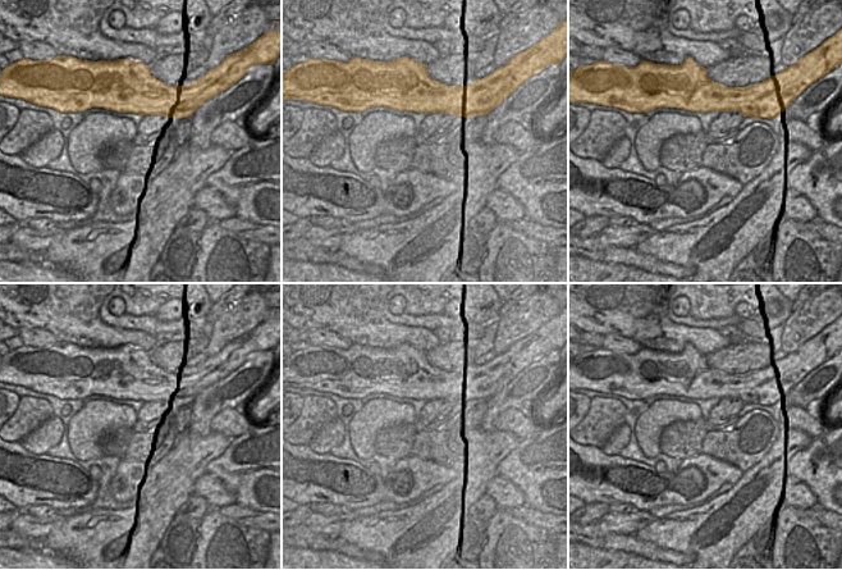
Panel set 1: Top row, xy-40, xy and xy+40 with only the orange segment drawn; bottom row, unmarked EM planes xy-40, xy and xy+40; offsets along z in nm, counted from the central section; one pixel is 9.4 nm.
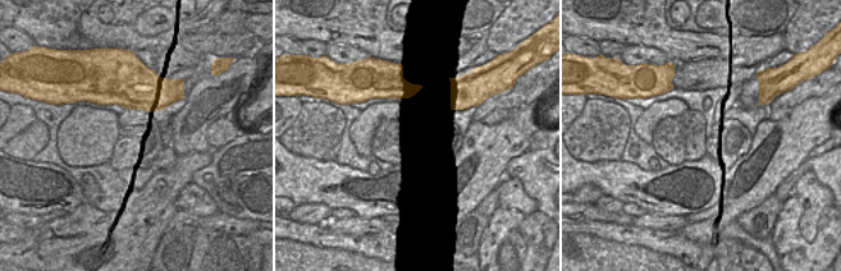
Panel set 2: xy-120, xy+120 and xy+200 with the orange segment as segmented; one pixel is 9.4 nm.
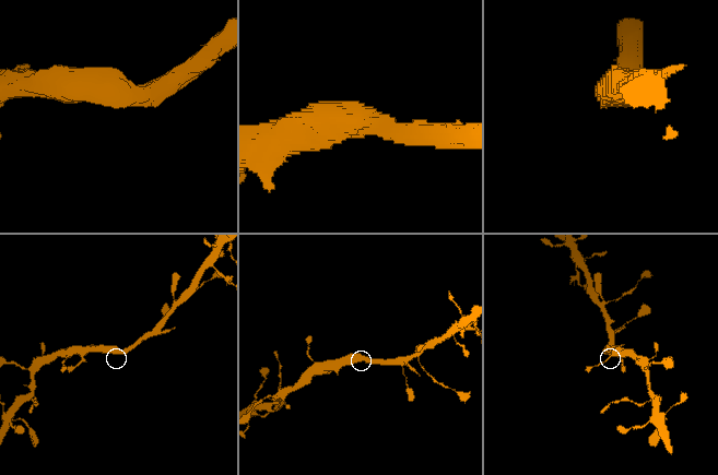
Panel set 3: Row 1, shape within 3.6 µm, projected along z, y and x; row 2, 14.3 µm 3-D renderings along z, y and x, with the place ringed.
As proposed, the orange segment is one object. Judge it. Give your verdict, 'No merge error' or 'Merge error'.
No merge error

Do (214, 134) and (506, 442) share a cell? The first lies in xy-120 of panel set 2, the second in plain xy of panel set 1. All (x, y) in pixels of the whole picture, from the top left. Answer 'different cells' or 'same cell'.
different cells

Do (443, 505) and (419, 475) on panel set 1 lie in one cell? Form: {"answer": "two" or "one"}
{"answer": "two"}

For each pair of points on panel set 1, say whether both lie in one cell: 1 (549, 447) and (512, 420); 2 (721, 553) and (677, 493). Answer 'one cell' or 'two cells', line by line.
1: two cells
2: two cells

